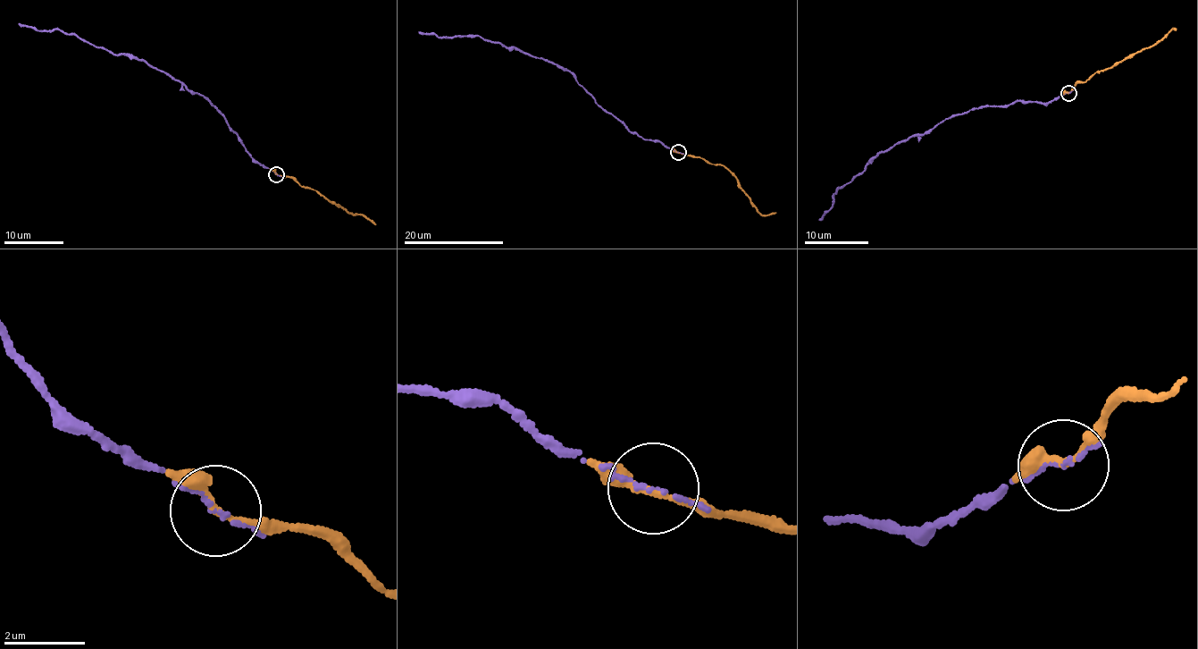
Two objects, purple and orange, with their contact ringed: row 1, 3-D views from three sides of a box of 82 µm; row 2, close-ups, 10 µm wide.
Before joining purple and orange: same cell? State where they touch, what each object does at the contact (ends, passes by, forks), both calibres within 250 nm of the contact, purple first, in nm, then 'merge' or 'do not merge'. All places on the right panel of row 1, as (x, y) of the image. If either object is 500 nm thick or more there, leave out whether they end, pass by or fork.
(1068, 93) | purple passes by | orange passes by | 70/200 nm | merge

